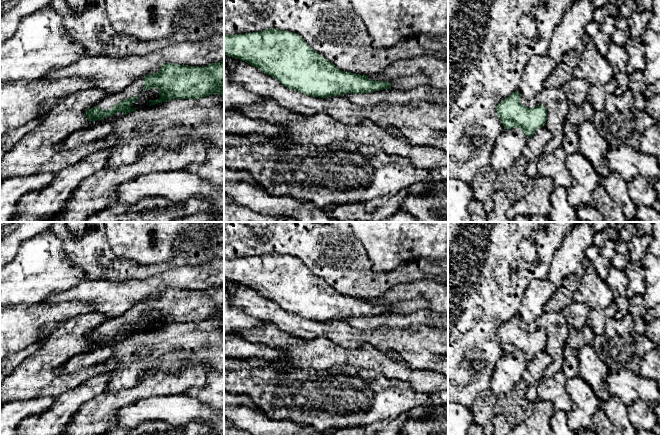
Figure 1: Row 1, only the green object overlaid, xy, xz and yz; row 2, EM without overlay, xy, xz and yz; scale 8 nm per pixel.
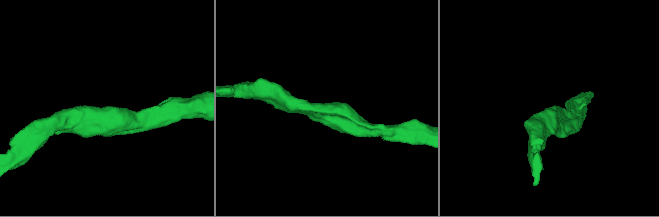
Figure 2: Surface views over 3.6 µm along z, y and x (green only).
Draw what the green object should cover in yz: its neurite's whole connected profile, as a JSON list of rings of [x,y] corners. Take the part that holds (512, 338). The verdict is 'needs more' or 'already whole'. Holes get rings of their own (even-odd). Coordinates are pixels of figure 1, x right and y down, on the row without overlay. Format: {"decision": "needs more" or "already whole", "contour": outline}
{"decision": "already whole", "contour": [[[515,315],[497,329],[496,335],[505,353],[519,351],[530,362],[539,351],[546,349],[547,333],[539,328],[528,332],[521,328],[520,323],[520,316]]]}

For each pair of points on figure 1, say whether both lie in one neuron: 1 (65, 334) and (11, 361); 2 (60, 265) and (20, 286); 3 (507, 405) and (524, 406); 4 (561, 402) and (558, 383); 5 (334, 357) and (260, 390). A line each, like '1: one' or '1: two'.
1: two
2: one
3: one
4: one
5: two

